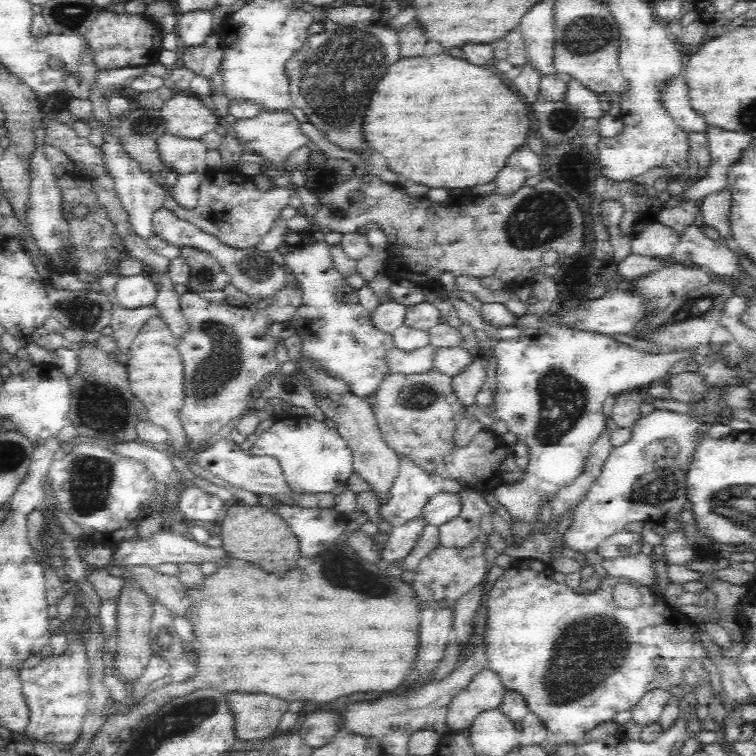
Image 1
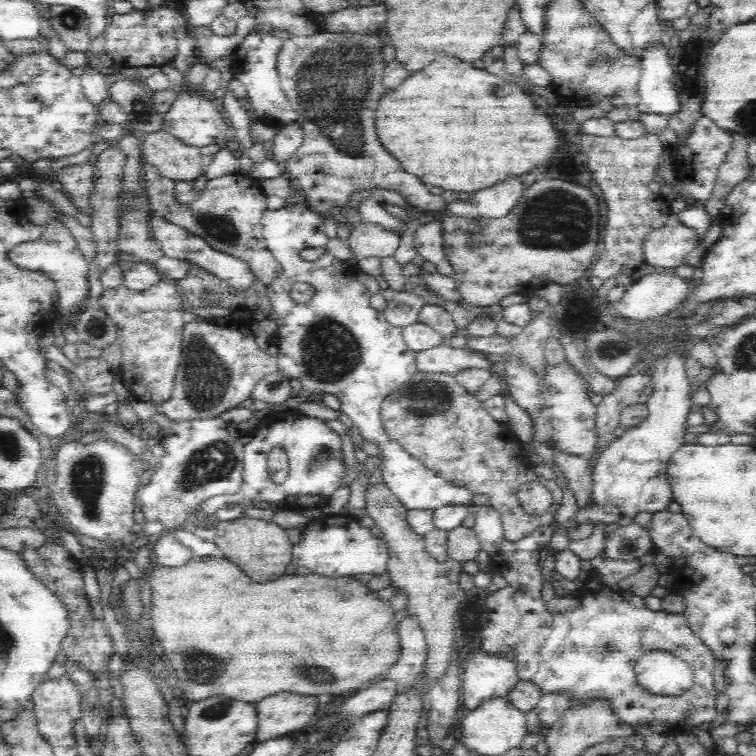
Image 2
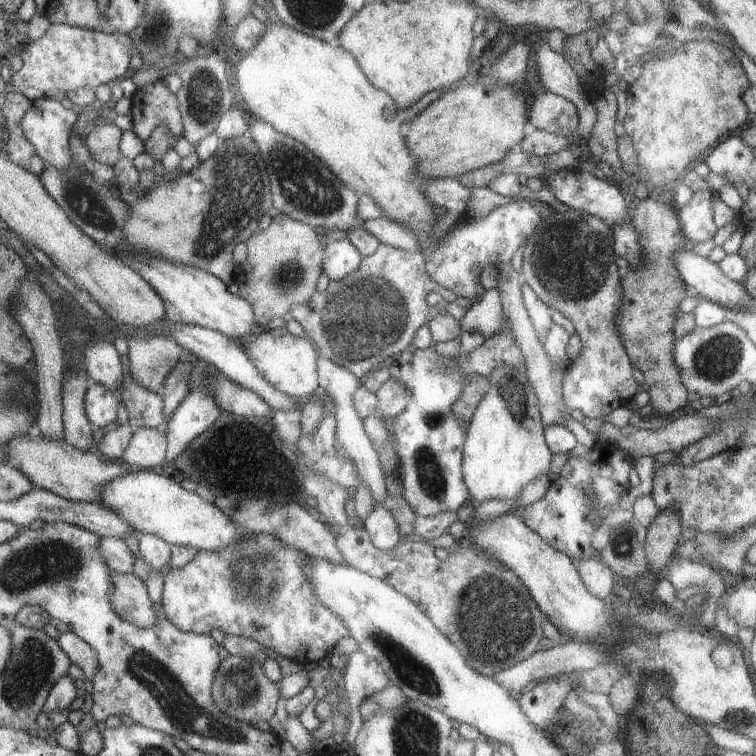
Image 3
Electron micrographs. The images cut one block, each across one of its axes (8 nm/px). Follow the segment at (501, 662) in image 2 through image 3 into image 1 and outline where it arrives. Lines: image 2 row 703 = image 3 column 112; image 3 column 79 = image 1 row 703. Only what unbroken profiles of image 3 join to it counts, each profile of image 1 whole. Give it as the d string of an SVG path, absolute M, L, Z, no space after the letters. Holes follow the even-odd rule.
M490 668L476 674L470 686L454 696L454 700L448 704L446 726L450 728L450 732L468 732L480 714L498 710L504 696L504 684Z

